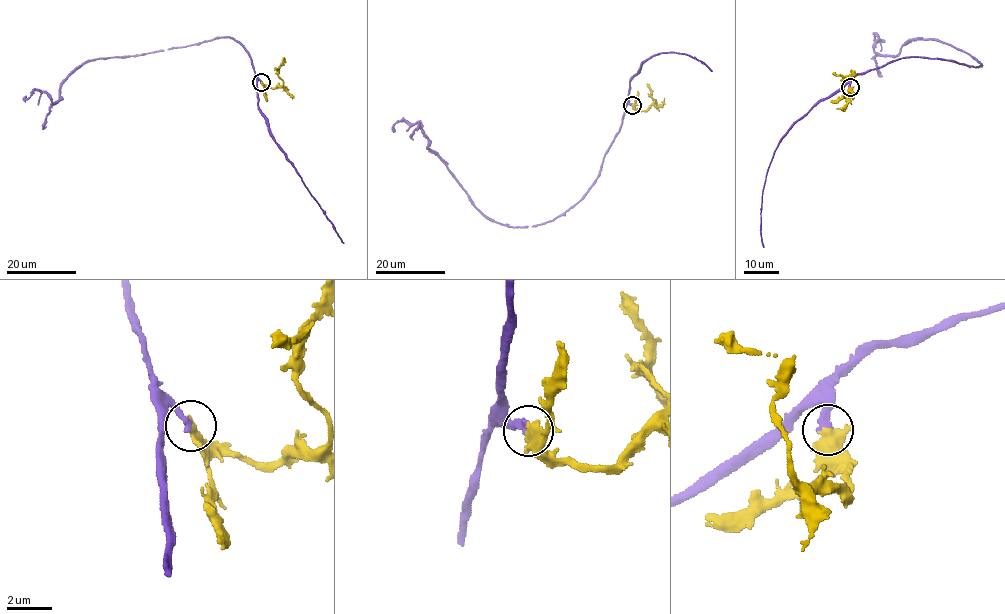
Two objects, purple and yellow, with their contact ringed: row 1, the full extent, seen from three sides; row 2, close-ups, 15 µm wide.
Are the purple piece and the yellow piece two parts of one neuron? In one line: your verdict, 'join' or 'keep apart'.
join

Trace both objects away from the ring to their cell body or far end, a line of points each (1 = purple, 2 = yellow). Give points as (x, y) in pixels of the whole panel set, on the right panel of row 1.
1: (849, 87), (858, 74), (914, 56), (981, 66), (917, 37), (898, 54), (877, 54), (876, 34), (885, 40)
2: (849, 87), (852, 98), (844, 94), (842, 79), (856, 74)

